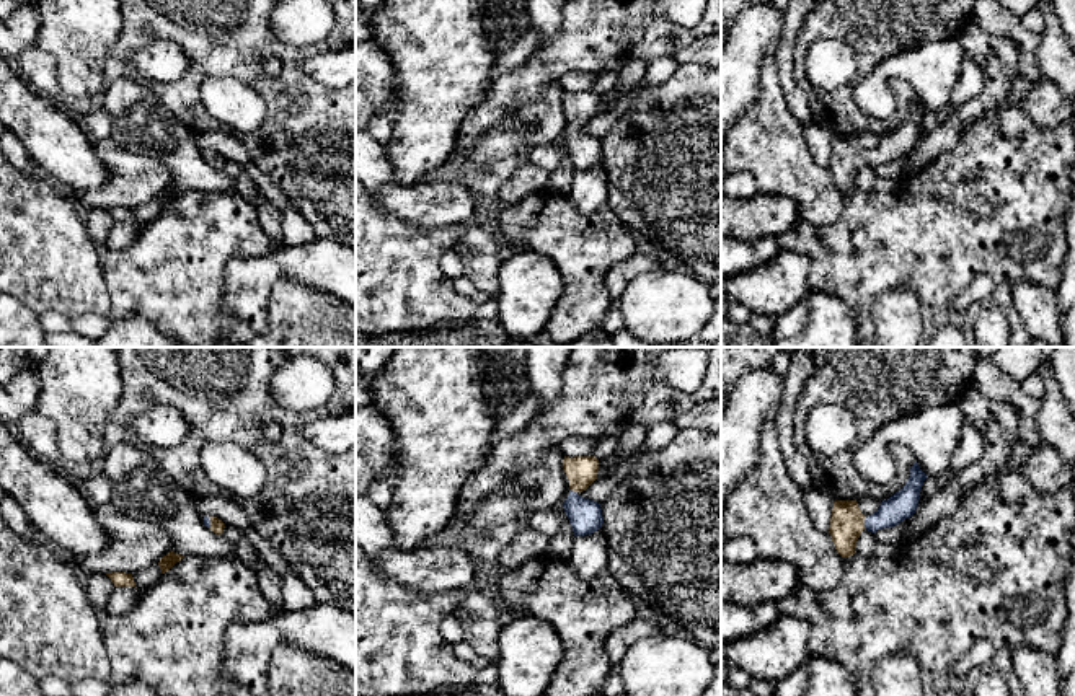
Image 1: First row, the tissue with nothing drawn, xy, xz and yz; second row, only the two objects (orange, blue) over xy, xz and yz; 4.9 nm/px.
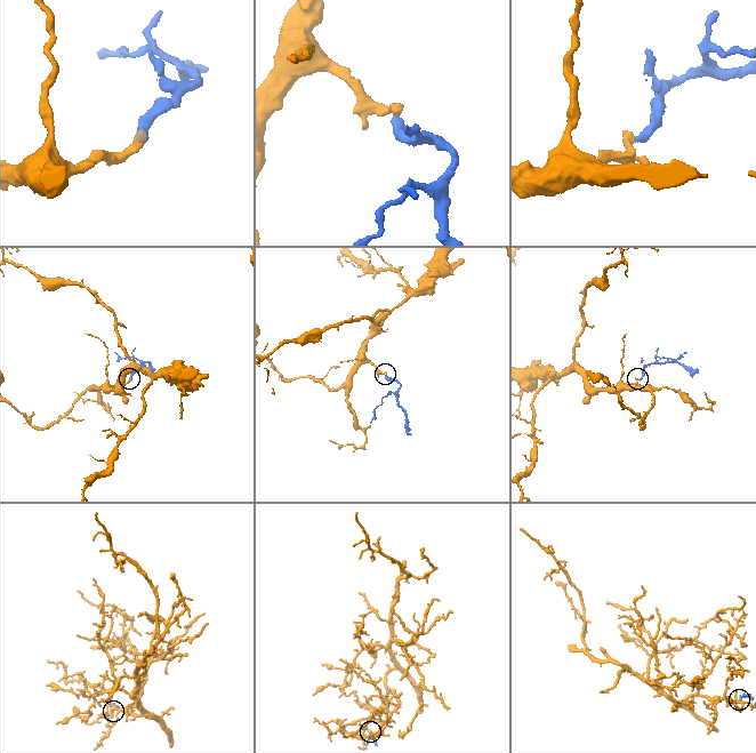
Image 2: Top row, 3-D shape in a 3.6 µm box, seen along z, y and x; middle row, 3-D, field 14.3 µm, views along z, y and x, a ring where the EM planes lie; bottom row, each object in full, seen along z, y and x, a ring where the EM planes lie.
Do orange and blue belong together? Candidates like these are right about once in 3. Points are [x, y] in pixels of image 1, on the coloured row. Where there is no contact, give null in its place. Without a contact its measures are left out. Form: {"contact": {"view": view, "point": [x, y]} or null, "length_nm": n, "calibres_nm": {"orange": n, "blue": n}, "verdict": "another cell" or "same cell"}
{"contact": {"view": "yz", "point": [863, 524]}, "length_nm": 60, "calibres_nm": {"orange": 170, "blue": 140}, "verdict": "same cell"}

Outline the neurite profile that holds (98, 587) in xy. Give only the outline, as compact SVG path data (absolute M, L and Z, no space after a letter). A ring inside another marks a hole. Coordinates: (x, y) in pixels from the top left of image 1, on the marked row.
M90 574L85 577L85 588L96 611L103 613L114 590L111 579L104 574Z

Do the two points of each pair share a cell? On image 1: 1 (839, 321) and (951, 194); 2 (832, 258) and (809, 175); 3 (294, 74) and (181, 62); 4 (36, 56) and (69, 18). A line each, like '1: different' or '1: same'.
1: different
2: different
3: different
4: different

